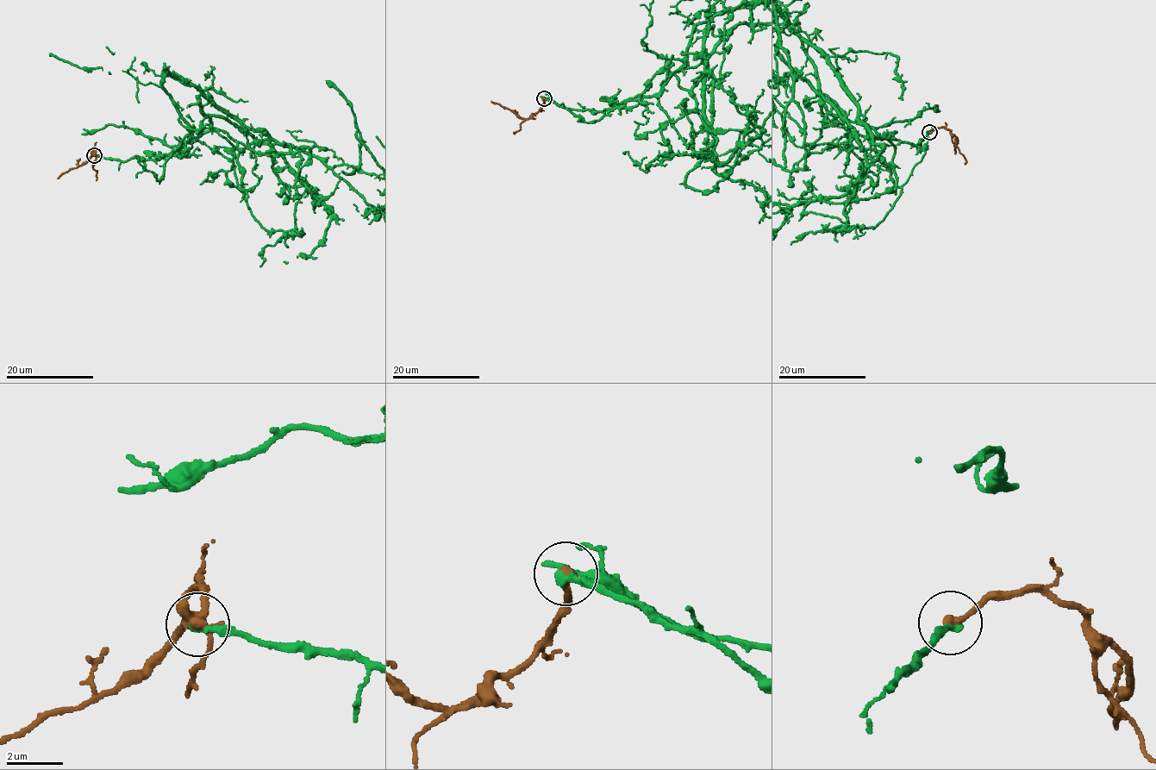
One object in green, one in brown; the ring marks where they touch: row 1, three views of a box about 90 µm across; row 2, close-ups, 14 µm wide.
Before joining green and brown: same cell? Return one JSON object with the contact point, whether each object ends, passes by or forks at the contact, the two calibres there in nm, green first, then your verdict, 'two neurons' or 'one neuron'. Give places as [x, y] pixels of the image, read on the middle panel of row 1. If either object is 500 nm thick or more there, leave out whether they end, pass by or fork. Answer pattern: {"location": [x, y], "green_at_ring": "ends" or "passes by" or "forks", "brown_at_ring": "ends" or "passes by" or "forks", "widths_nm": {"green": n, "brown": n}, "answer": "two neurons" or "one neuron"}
{"location": [544, 98], "green_at_ring": "ends", "brown_at_ring": "ends", "widths_nm": {"green": 300, "brown": 320}, "answer": "two neurons"}

